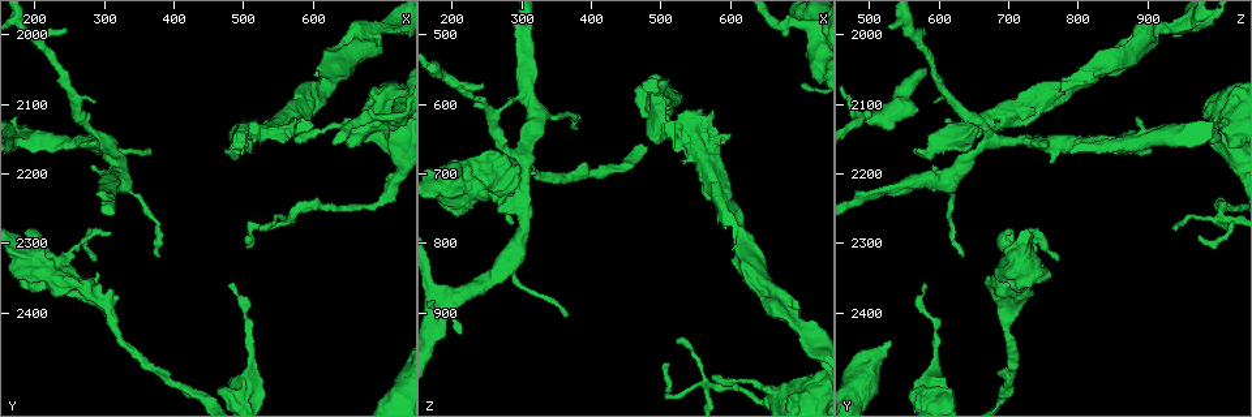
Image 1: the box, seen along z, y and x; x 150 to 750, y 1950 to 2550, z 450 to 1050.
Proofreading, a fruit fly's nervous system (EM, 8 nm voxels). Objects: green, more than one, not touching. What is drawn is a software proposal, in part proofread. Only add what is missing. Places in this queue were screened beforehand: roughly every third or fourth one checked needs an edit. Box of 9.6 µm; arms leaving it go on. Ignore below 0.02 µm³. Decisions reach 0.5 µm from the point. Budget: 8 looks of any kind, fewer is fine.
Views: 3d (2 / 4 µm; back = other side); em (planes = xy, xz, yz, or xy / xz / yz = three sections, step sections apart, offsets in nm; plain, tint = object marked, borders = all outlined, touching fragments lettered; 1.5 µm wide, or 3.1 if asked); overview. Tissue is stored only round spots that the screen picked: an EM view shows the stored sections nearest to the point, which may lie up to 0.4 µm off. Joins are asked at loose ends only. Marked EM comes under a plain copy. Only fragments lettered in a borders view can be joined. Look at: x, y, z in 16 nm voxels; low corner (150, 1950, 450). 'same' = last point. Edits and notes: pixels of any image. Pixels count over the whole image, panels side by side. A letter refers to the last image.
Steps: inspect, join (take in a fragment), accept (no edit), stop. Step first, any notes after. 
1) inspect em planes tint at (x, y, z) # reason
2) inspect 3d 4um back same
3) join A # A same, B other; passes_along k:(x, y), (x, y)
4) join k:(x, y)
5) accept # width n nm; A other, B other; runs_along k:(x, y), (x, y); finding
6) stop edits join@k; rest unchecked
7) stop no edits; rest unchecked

inspect 3d 4um at (595, 2130, 640) # branch stops here

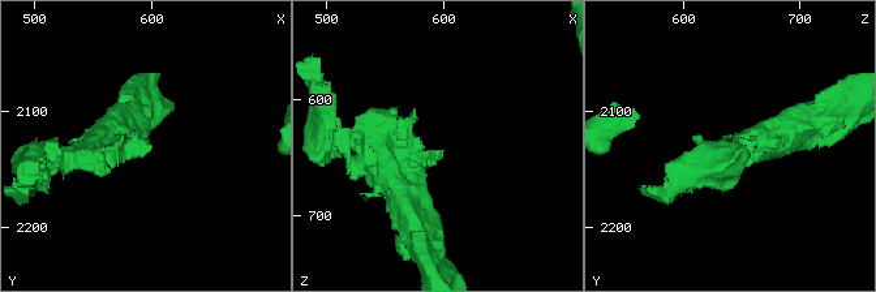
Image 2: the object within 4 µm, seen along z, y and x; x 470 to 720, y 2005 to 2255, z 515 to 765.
inspect em yz step 8 tint at (598, 2130, 642)

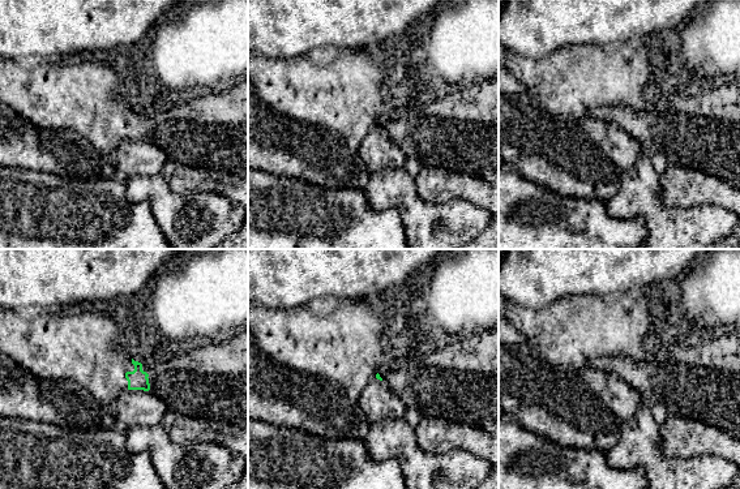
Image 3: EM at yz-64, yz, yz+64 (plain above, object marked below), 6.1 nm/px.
inspect em xz step 4 borders same # another direction

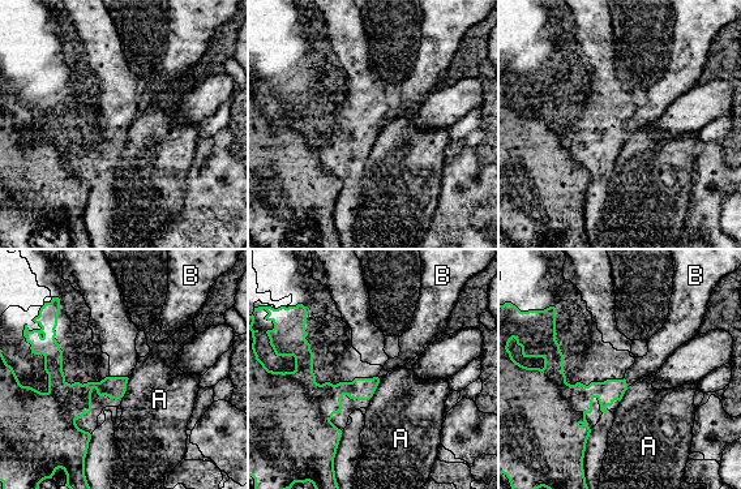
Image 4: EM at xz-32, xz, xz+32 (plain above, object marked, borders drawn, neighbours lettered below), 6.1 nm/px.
accept # A other, B other; runs_along 4:(50, 347), (67, 423), (85, 442); no lettered fragment goes on from it

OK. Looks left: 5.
inspect 3d 4um at (285, 2190, 590) # thick end

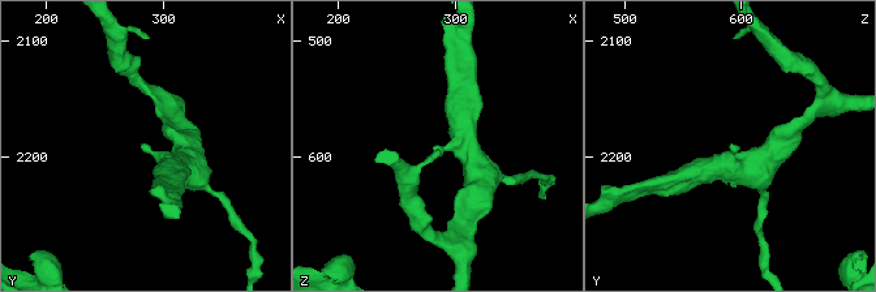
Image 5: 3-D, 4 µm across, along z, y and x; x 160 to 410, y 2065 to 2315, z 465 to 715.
inspect em xz step 8 tint at (284, 2188, 588) # arm_widths 320, 420 nm; shape alone is not enough

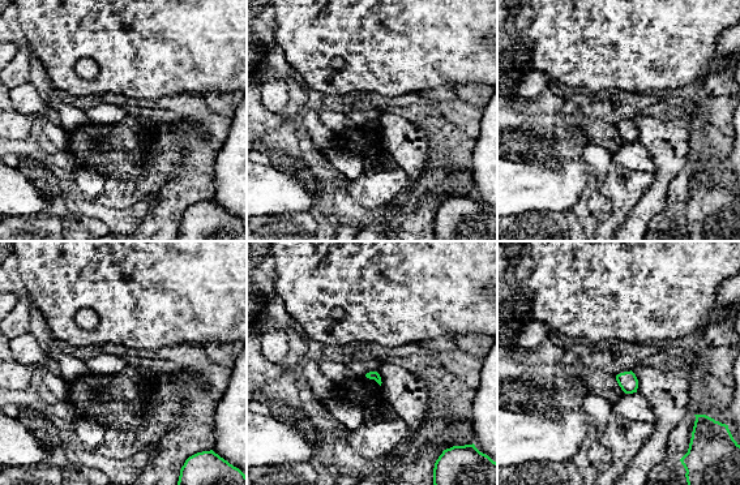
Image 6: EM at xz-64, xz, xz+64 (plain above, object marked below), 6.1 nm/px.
inspect em planes borders same # cut it another way

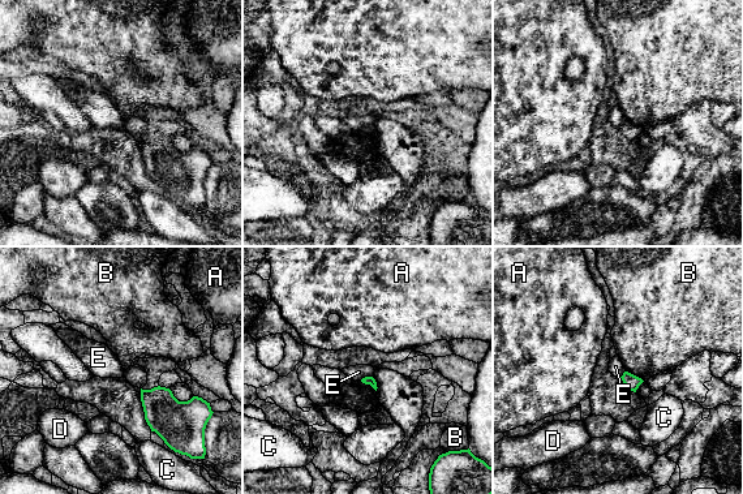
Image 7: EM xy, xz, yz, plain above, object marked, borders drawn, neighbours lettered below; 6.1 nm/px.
accept # A other, B other, C other, D other, E other; none of them fits

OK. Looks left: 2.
stop no edits; rest unchecked

